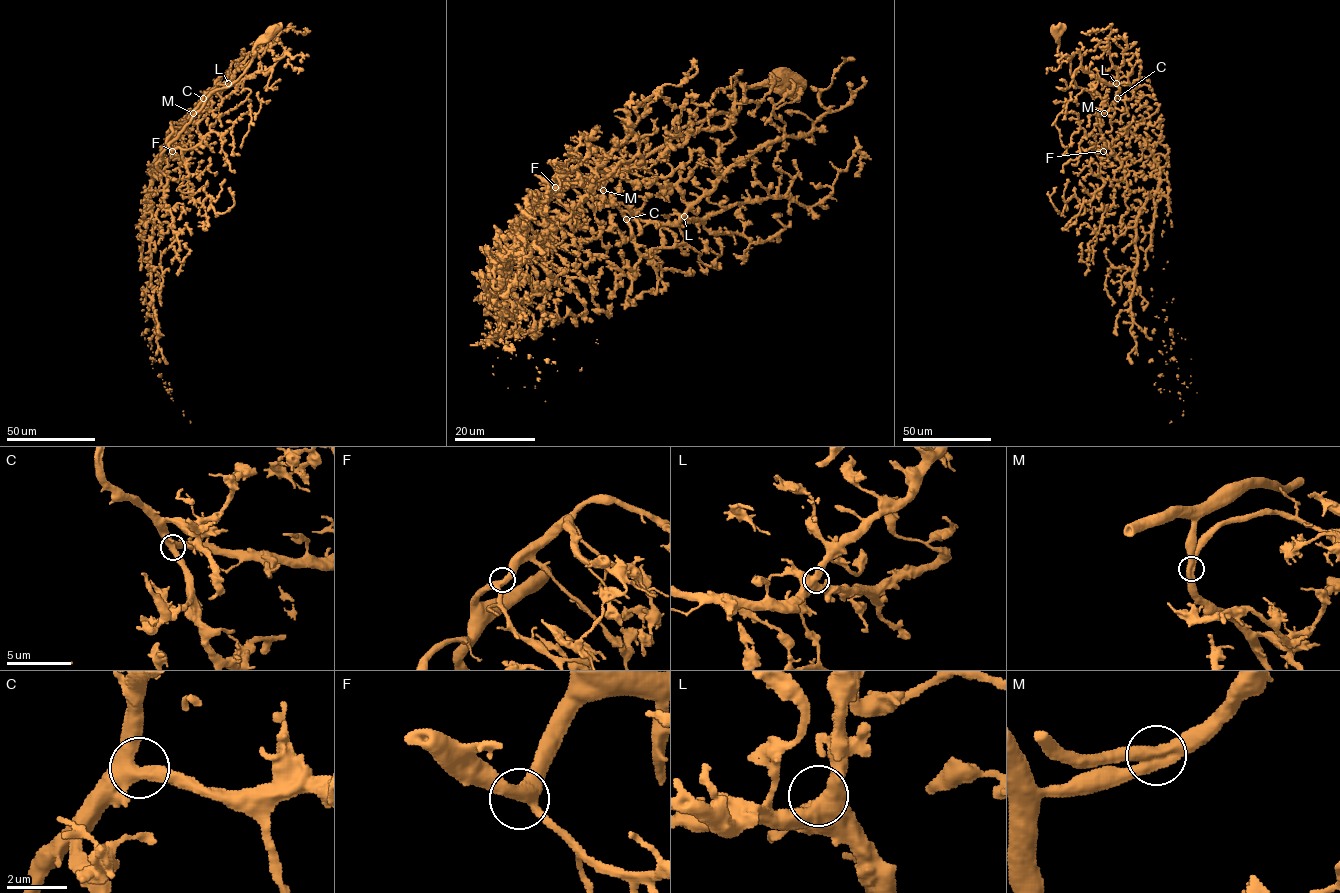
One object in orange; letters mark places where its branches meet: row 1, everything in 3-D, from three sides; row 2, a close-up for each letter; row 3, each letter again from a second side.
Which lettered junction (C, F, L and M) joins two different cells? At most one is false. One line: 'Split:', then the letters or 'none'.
Split: none

